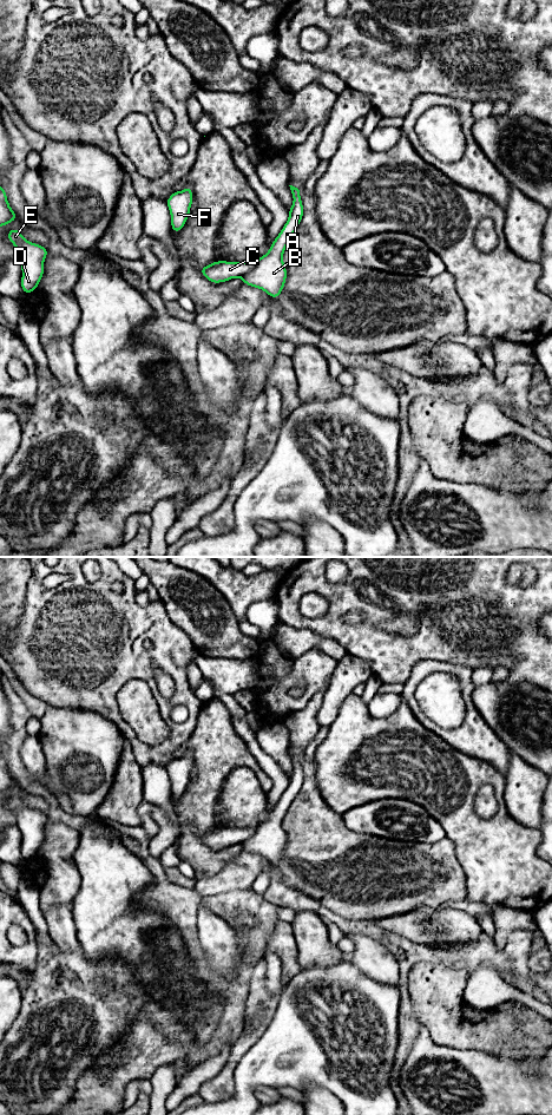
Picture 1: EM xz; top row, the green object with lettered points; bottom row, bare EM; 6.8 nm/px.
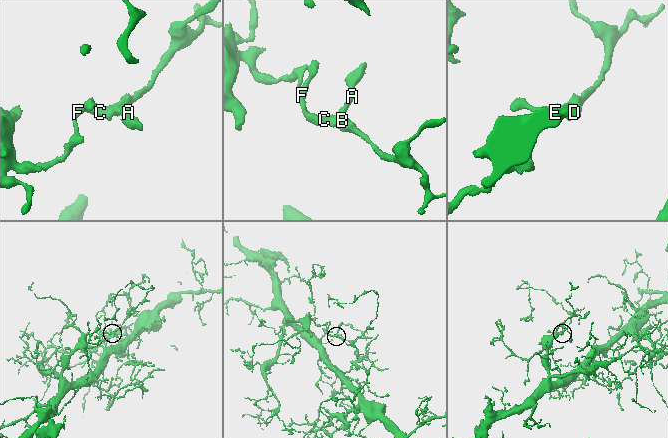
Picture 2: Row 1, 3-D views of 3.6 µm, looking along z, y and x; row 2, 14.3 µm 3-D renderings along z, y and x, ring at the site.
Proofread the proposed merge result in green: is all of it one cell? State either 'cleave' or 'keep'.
cleave

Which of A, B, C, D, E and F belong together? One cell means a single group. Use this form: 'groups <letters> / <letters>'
groups A B / C D E F

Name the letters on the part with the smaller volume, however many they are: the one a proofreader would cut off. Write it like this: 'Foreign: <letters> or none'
Foreign: A, B

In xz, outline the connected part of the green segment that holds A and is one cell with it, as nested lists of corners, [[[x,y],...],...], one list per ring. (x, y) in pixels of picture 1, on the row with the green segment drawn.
[[[289,185],[294,203],[289,209],[289,219],[274,240],[268,252],[258,257],[255,268],[243,276],[243,283],[264,290],[271,299],[281,295],[285,280],[287,269],[283,262],[283,252],[303,218],[303,203],[300,190]]]

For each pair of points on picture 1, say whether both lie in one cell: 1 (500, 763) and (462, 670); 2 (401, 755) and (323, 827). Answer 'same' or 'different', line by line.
1: same
2: different

